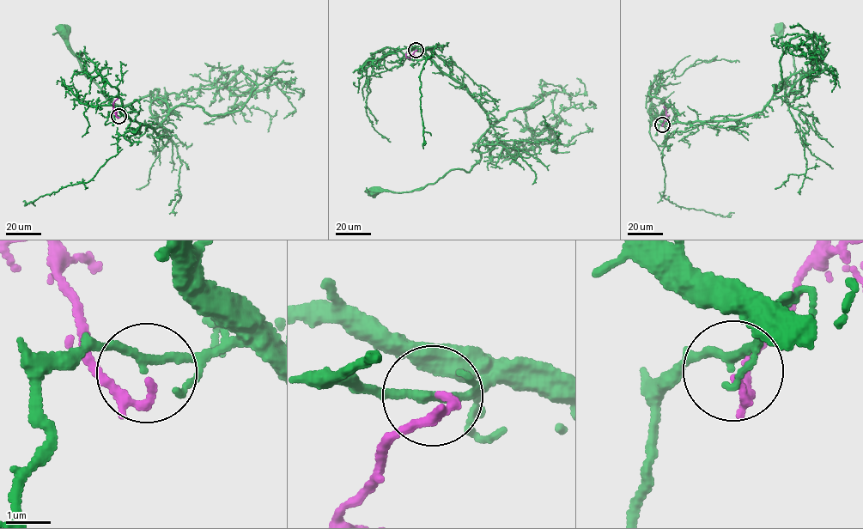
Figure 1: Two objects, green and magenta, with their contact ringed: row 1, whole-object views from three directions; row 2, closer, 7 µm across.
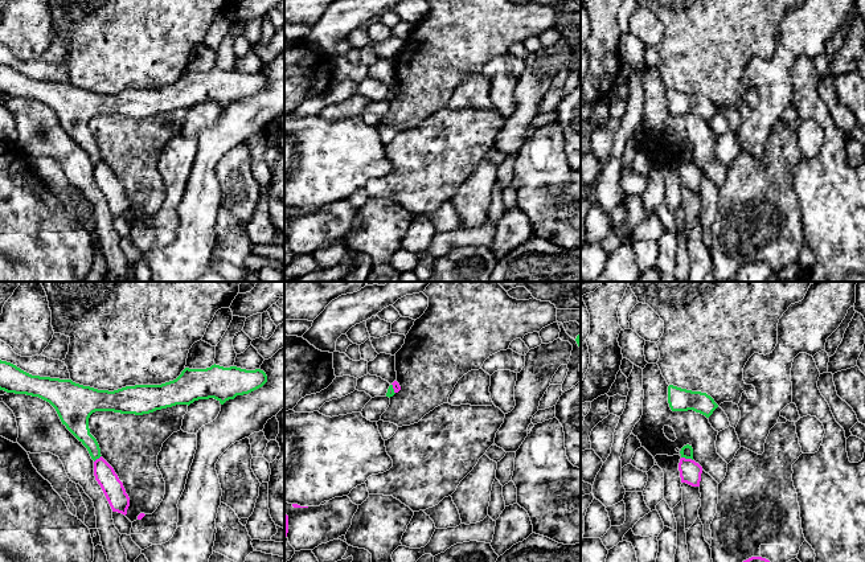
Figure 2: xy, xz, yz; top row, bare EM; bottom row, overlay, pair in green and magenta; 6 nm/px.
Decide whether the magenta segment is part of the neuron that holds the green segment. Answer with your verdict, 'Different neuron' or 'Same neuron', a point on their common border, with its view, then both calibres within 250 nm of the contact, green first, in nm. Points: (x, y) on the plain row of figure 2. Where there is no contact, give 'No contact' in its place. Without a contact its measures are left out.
Different neuron. Touches green at yz (687, 161). Thickness 80 nm (green) against 130 nm

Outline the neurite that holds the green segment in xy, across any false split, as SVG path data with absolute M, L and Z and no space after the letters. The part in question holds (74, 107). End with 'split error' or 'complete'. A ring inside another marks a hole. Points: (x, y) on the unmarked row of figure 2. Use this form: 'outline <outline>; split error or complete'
outline M0 63L0 94L49 106L62 128L87 152L94 165L102 160L99 148L89 132L89 122L95 115L143 119L209 102L224 108L237 99L262 91L266 86L267 79L261 73L246 74L214 67L206 73L185 71L176 83L161 89L135 89L108 95L71 83L32 79Z; complete

